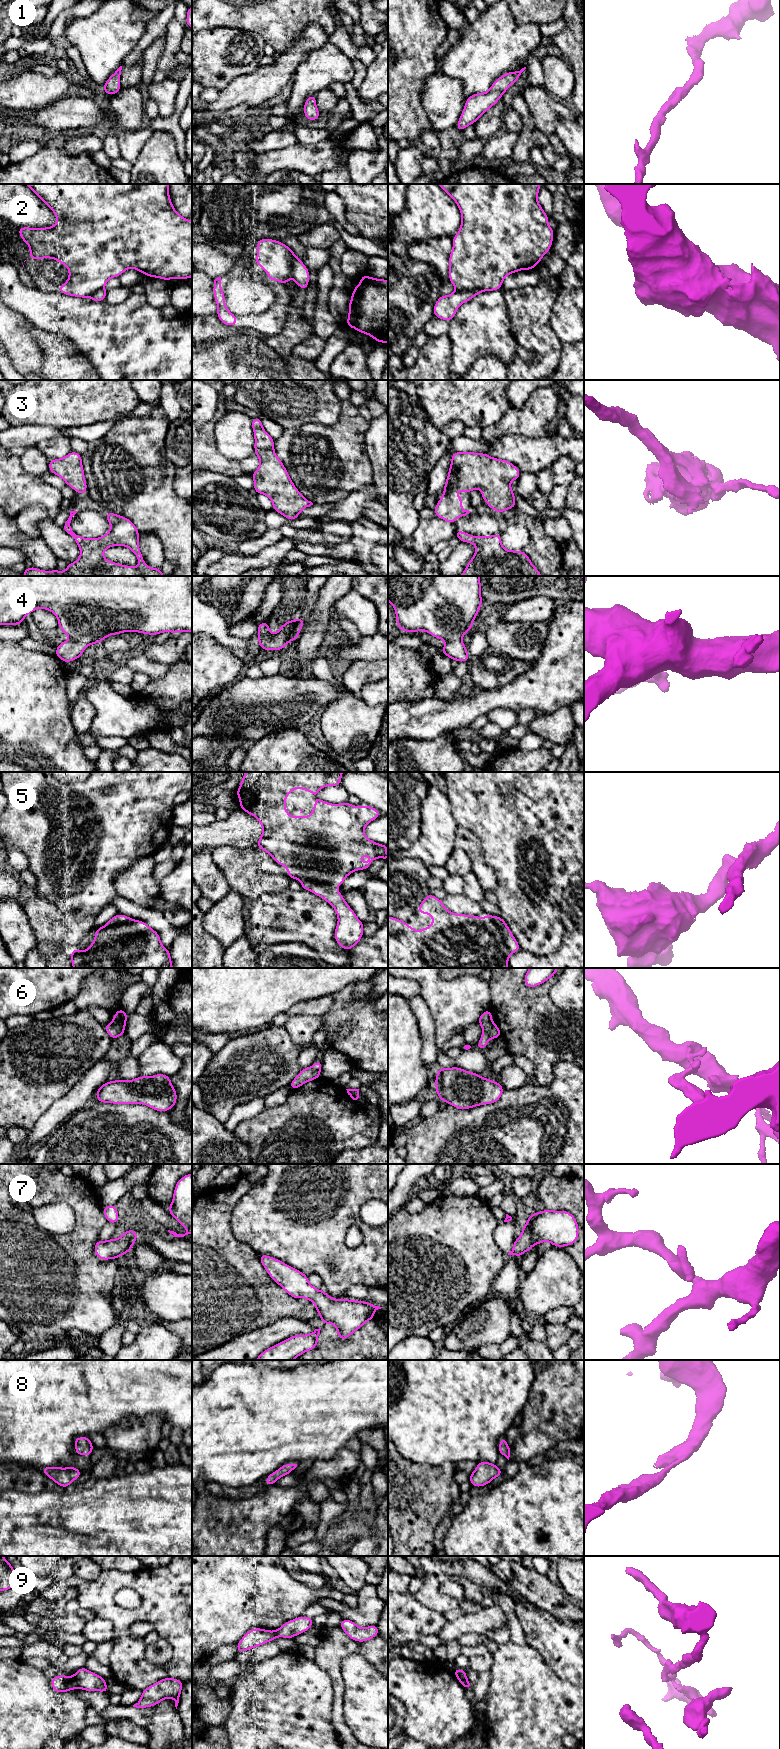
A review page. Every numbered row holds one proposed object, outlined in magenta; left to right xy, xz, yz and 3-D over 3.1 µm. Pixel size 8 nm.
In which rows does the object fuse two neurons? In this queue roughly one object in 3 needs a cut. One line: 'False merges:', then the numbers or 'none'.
False merges: 2, 6, 9

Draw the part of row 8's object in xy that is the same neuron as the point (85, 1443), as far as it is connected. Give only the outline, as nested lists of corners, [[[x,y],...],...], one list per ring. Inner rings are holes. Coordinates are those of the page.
[[[87,1436],[76,1437],[74,1439],[76,1455],[90,1456],[94,1447]]]

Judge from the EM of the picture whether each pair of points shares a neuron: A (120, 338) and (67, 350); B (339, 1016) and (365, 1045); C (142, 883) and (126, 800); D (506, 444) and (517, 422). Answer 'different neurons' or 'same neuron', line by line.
A: different neurons
B: same neuron
C: different neurons
D: different neurons

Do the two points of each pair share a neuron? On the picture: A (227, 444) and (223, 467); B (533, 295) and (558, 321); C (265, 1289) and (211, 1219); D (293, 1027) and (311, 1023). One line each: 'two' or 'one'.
A: two
B: two
C: one
D: one

